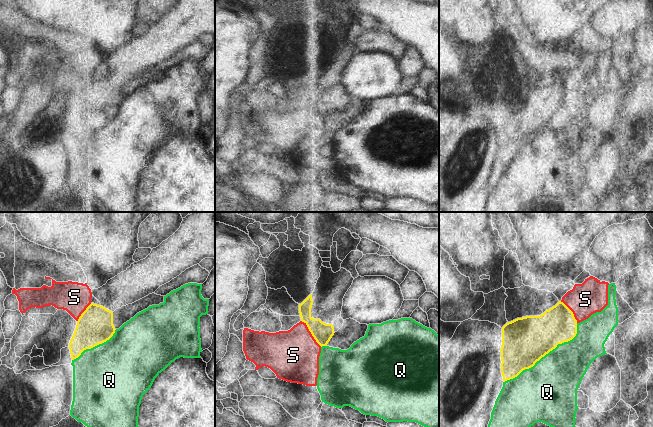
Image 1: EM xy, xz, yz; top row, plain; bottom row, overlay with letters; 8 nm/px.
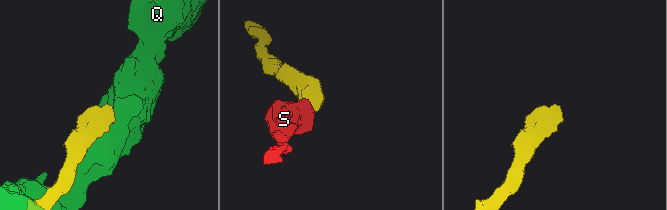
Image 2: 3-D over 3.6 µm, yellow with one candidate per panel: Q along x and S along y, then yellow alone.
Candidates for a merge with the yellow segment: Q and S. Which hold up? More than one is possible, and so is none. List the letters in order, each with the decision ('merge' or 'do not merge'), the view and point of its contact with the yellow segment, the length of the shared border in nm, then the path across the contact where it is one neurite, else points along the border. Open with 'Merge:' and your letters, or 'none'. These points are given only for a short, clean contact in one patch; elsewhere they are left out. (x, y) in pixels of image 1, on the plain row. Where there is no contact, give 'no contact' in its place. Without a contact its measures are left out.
Merge: none
Q: do not merge; meets yellow in yz at (545, 130); contact 750 nm long
S: do not merge; meets yellow in xz at (311, 109); contact 280 nm long; border along xz (301, 96), (321, 122)

